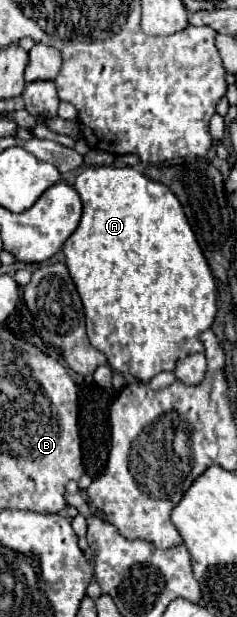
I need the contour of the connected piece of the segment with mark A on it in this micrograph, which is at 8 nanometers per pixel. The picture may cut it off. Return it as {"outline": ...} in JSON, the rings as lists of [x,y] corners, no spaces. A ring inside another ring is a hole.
{"outline":[[[93,166],[93,168],[85,168],[77,180],[75,180],[75,190],[81,196],[83,202],[83,216],[79,220],[77,230],[67,238],[63,252],[65,252],[65,264],[69,268],[69,274],[73,276],[73,282],[77,286],[77,292],[81,296],[83,308],[85,308],[85,320],[87,320],[87,336],[89,342],[107,356],[107,362],[113,370],[121,372],[123,376],[141,380],[143,384],[147,384],[155,374],[163,372],[163,370],[173,370],[175,362],[179,358],[185,358],[189,354],[195,352],[203,352],[203,344],[197,340],[197,336],[201,332],[205,332],[215,318],[217,312],[217,300],[215,300],[215,280],[211,276],[209,264],[195,240],[195,234],[183,214],[183,208],[179,204],[179,200],[175,198],[175,194],[163,186],[161,182],[153,182],[147,176],[143,176],[141,172],[137,172],[131,166],[115,168],[113,166]]]}

